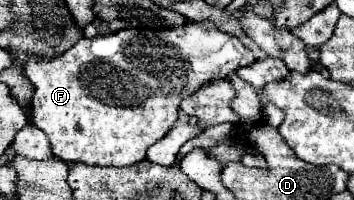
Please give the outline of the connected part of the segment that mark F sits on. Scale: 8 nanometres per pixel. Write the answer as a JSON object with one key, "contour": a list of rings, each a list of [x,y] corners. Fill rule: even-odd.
{"contour":[[[204,20],[204,22],[186,22],[182,26],[174,26],[172,30],[166,28],[166,30],[156,30],[147,27],[140,28],[128,28],[128,30],[120,30],[120,32],[112,32],[112,34],[106,34],[106,36],[94,36],[94,38],[82,38],[78,44],[74,44],[70,50],[66,50],[62,56],[58,58],[28,58],[26,60],[26,66],[24,66],[24,74],[32,80],[36,92],[34,92],[34,98],[32,98],[32,124],[36,128],[40,128],[50,144],[52,144],[52,150],[54,150],[54,156],[58,156],[60,160],[64,162],[84,162],[84,164],[94,164],[94,166],[130,166],[130,164],[136,164],[140,160],[146,158],[146,150],[156,144],[160,138],[164,138],[168,134],[168,130],[176,124],[178,120],[178,106],[184,98],[192,96],[196,90],[200,90],[202,86],[214,82],[214,80],[224,80],[228,78],[232,72],[236,72],[238,68],[242,66],[250,66],[254,62],[254,54],[238,40],[234,38],[232,34],[226,34],[222,30],[218,30],[212,22]]]}

